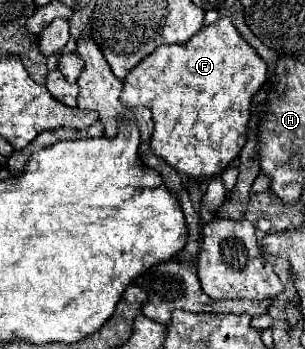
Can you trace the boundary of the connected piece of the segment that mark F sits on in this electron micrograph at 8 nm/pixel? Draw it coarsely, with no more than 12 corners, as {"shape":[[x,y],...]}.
{"shape":[[229,18],[123,80],[153,154],[209,180],[247,140],[267,64]]}

